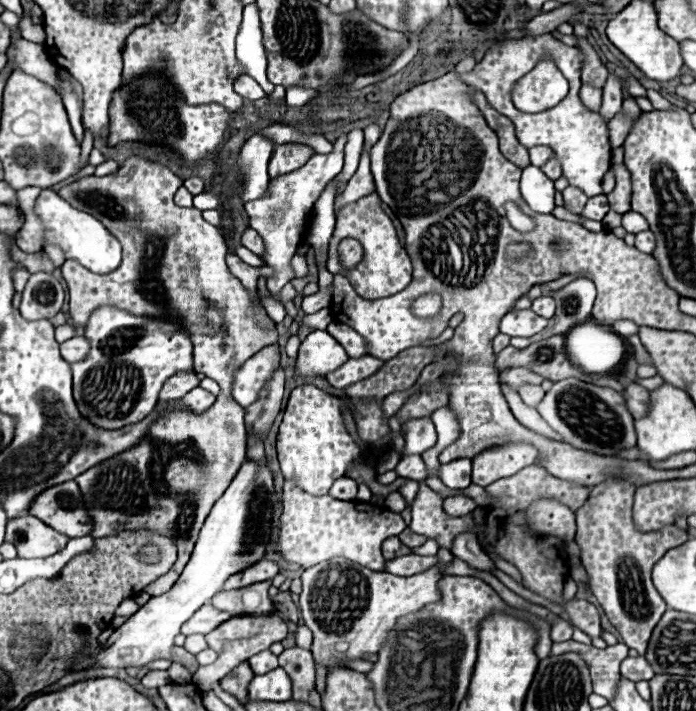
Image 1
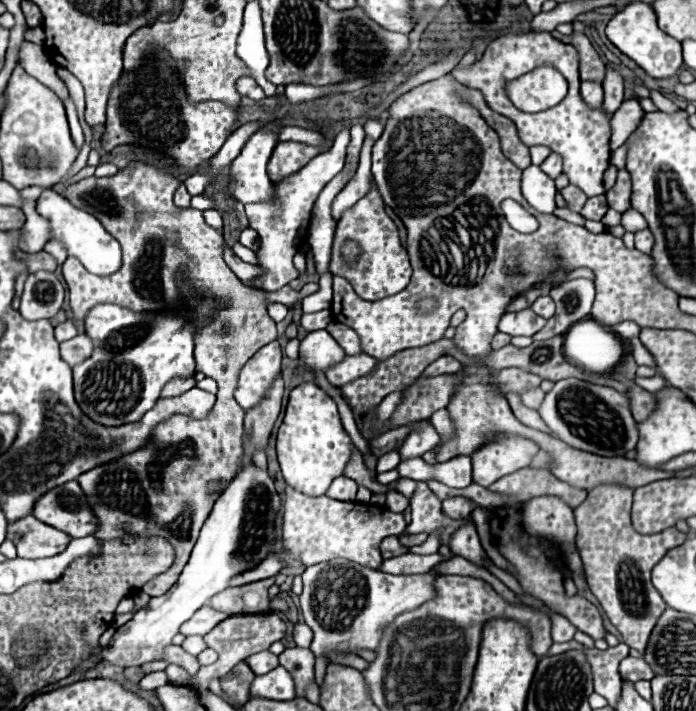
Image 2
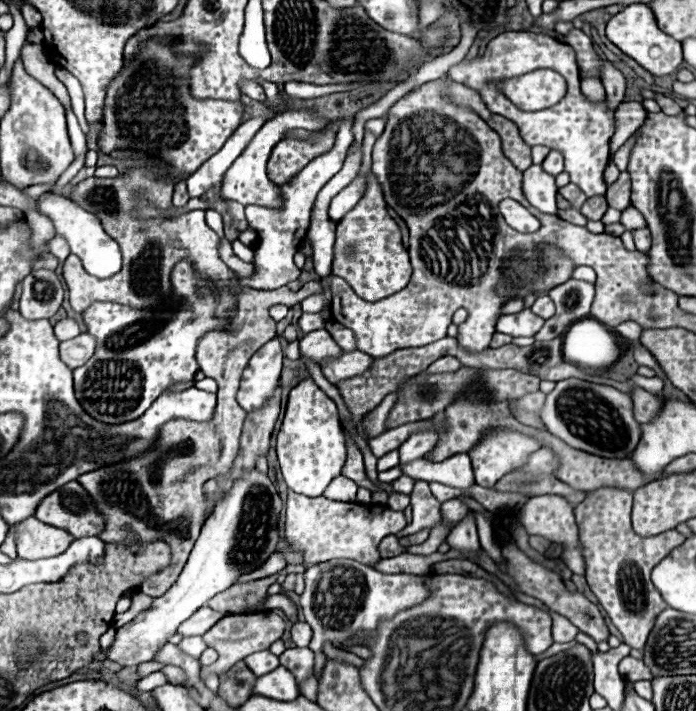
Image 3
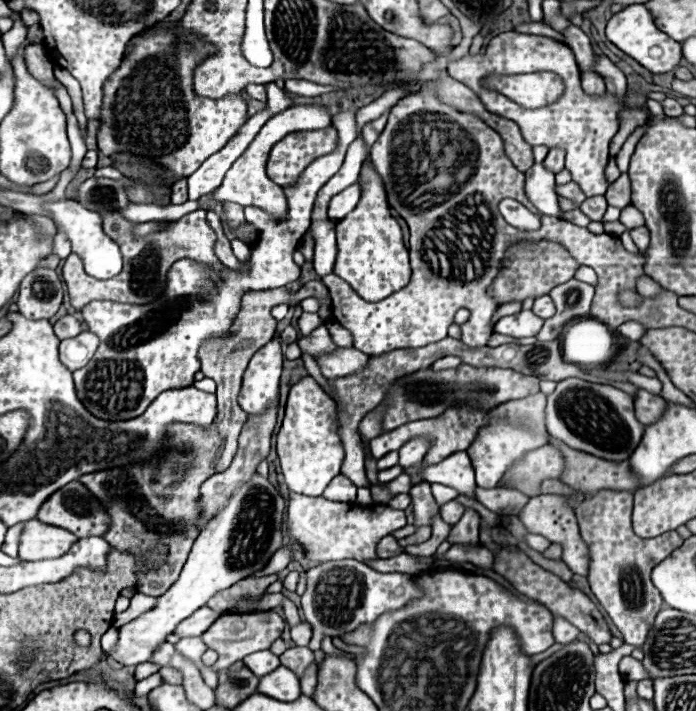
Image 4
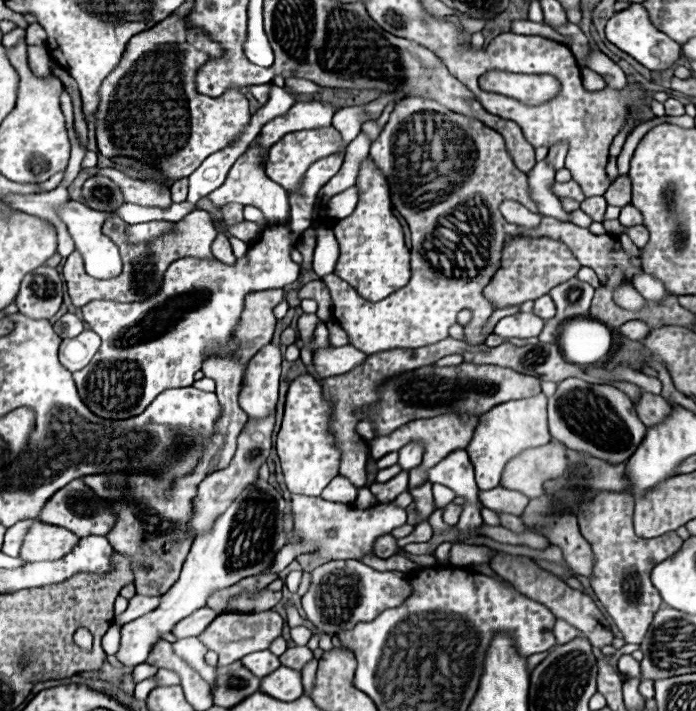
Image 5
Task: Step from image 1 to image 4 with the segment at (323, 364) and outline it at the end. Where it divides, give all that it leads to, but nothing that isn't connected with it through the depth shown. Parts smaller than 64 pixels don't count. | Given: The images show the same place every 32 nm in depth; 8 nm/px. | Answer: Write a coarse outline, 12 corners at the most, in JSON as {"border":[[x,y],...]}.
{"border":[[318,326],[297,343],[302,352],[324,354],[336,346],[326,326]]}

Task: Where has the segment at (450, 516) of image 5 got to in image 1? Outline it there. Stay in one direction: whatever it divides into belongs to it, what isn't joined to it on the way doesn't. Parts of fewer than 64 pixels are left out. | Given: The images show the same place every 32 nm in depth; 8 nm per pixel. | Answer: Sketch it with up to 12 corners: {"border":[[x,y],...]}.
{"border":[[462,494],[444,500],[444,512],[454,518],[466,516],[476,502]]}

